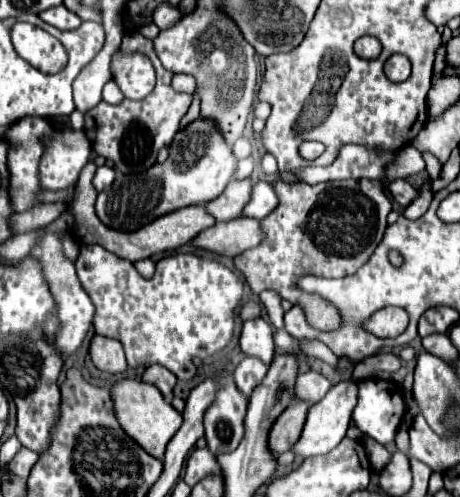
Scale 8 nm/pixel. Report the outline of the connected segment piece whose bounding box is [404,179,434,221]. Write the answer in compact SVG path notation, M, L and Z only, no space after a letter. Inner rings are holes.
M428 179L422 187L420 187L420 193L418 193L418 197L404 209L404 217L406 219L418 219L418 217L422 217L426 211L428 211L428 207L430 207L430 201L432 201L432 197L434 197L434 193L432 193L432 181Z

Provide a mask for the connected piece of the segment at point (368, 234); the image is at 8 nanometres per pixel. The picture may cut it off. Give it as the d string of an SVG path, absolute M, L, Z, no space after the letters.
M346 179L318 185L274 181L272 187L278 197L278 207L260 221L264 233L260 245L234 257L234 267L244 275L256 295L272 289L280 293L282 299L294 303L296 283L302 275L316 273L328 279L346 277L362 267L382 241L386 215L392 205L378 179Z

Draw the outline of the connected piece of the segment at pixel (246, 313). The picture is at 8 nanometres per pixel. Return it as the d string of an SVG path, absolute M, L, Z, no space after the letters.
M248 301L240 309L240 319L256 319L260 315L262 315L262 309L260 309L260 303L256 301Z

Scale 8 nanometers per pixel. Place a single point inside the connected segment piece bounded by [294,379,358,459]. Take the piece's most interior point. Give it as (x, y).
(328, 420)

